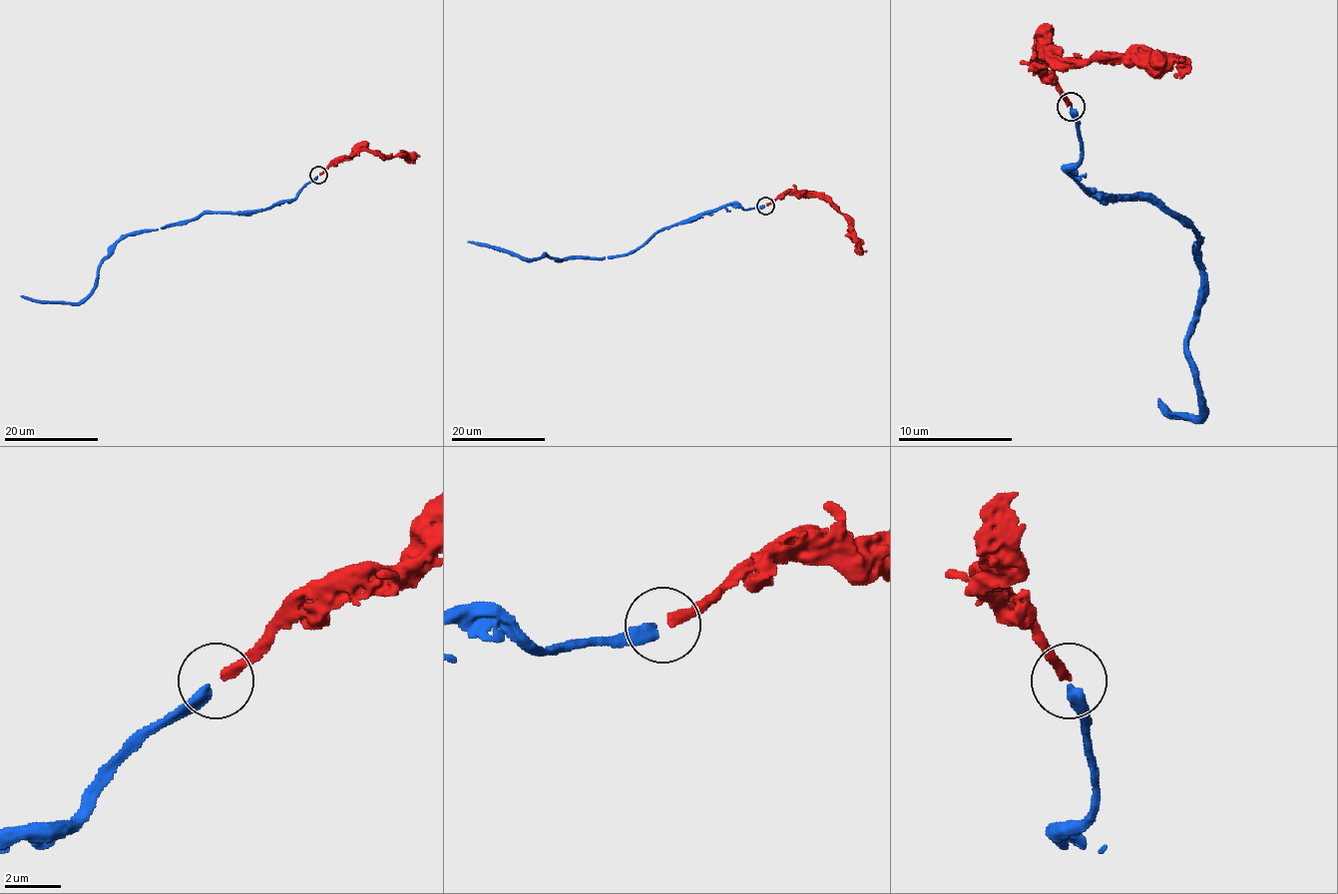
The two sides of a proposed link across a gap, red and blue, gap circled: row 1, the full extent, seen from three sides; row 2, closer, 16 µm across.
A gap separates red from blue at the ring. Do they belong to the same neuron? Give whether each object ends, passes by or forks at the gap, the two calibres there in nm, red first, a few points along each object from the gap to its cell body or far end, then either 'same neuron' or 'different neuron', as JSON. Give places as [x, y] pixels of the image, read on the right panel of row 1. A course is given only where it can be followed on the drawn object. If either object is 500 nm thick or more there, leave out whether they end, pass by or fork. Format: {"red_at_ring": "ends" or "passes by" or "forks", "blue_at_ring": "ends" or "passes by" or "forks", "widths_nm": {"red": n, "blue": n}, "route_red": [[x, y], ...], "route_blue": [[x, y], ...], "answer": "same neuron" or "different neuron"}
{"red_at_ring": "ends", "blue_at_ring": "ends", "widths_nm": {"red": 360, "blue": 360}, "route_red": [[1072, 107], [1047, 79], [1044, 67], [1047, 44], [1064, 59], [1177, 59], [1191, 70]], "route_blue": [[1070, 107], [1084, 187], [1146, 196], [1197, 238], [1200, 412], [1157, 398]], "answer": "same neuron"}

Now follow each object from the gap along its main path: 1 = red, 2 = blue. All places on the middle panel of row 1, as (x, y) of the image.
1: (766, 206), (780, 196), (789, 194), (825, 198), (849, 223), (850, 237), (862, 255)
2: (764, 205), (702, 212), (659, 229), (628, 252), (604, 257), (527, 258), (467, 240)

